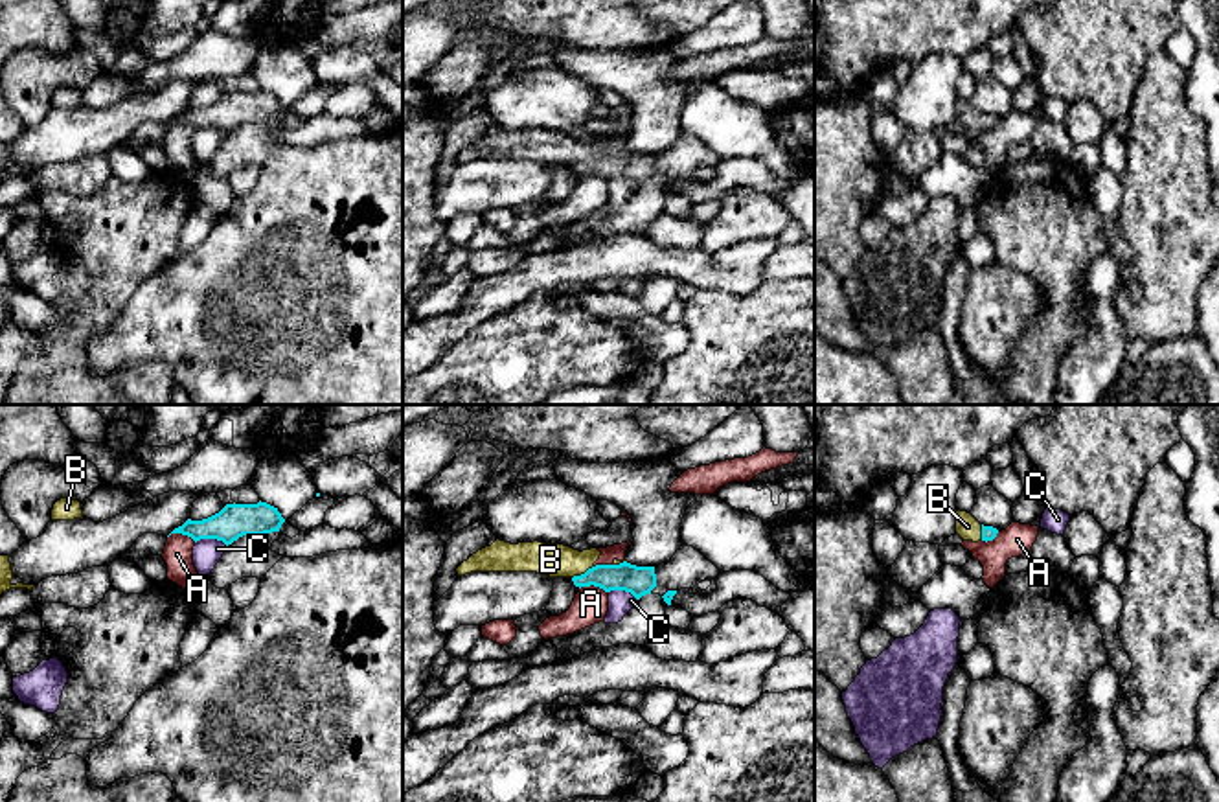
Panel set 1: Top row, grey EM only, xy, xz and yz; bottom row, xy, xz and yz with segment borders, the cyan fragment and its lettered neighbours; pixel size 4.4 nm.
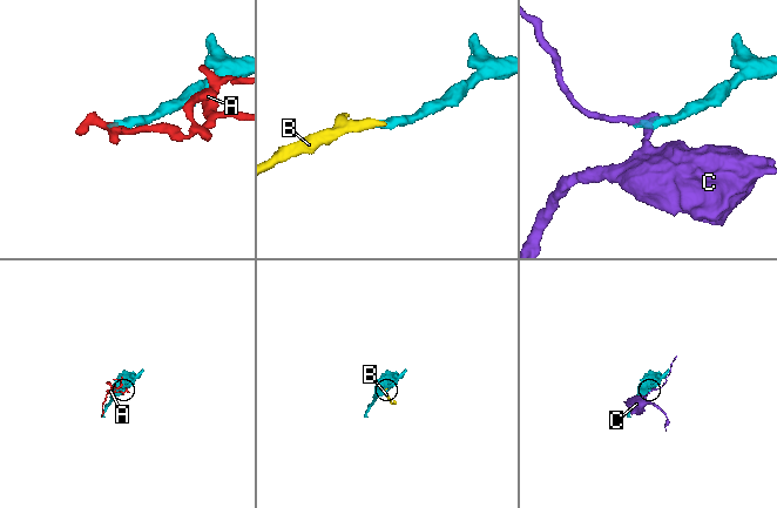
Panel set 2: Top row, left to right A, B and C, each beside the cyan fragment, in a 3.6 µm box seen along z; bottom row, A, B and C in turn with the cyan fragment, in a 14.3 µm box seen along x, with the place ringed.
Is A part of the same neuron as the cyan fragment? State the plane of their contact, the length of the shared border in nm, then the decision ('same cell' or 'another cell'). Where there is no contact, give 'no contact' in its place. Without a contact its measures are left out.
xz | 130 nm | another cell

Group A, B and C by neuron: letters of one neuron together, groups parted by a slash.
A / B / C

